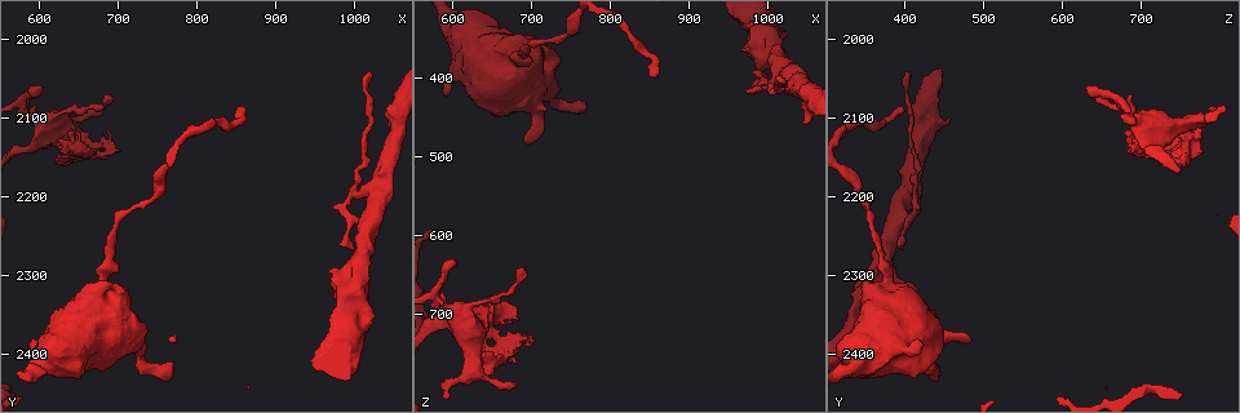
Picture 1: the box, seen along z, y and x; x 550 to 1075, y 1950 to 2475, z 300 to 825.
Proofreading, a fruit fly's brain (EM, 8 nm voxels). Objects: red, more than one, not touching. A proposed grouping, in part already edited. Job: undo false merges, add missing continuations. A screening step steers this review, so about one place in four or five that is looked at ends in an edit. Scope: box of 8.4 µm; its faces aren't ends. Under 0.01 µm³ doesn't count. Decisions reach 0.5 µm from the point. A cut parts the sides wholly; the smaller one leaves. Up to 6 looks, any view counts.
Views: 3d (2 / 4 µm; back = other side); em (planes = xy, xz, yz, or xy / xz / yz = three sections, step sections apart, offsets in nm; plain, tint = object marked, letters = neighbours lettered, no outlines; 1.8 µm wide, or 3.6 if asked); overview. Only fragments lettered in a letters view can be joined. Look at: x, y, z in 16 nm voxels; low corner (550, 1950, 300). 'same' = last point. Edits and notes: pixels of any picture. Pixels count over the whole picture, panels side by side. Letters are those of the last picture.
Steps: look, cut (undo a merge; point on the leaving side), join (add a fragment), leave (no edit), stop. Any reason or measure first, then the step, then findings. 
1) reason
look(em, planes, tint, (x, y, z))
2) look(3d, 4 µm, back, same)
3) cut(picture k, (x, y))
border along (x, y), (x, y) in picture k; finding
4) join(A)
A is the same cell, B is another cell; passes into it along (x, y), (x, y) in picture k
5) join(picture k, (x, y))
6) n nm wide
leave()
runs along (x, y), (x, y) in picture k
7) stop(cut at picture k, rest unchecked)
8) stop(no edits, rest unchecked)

an open end
look(3d, 2 µm, (590, 2390, 425))

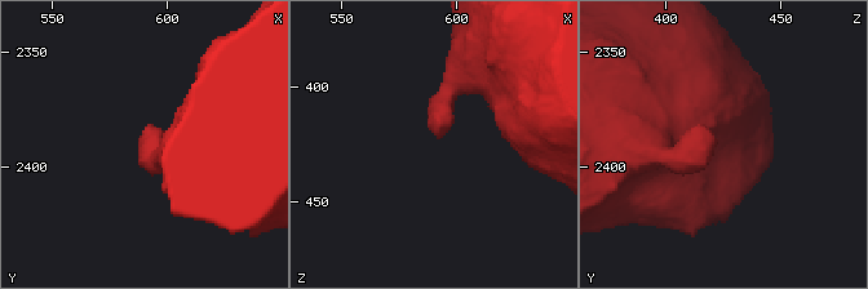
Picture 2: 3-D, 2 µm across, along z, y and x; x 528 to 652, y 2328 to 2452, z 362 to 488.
look(em, xy, step 8, tint, (591, 2387, 421))

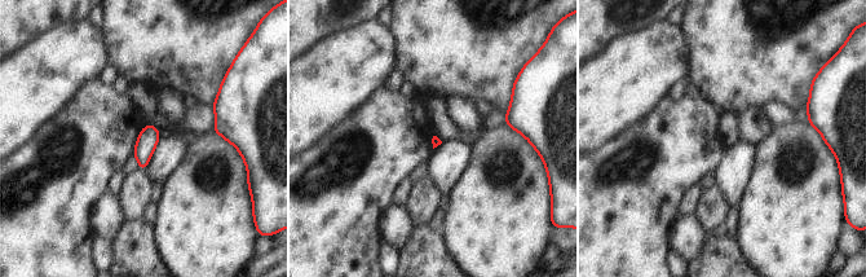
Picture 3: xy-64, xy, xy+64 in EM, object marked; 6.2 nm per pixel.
look(em, planes, letters, same)

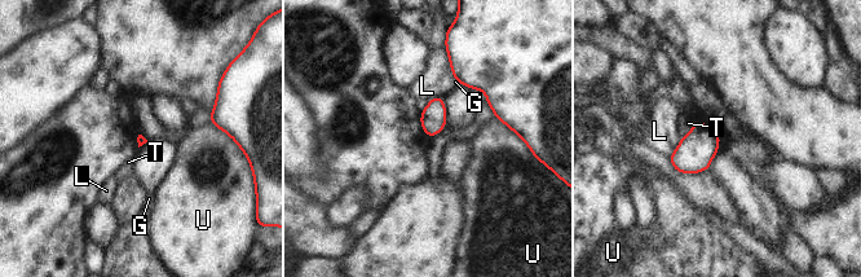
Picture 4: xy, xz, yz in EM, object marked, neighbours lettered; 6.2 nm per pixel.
leave()
G, L, T and U are other cells; border along (694, 123), (681, 137) in picture 4; no lettered fragment goes on from it

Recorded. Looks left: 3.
an open end
look(em, yz, step 16, letters, (770, 2430, 440))

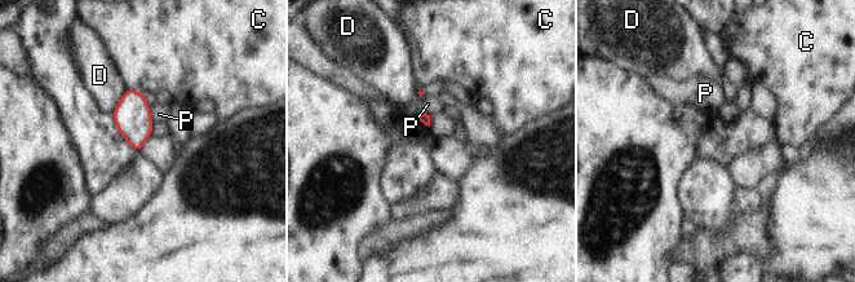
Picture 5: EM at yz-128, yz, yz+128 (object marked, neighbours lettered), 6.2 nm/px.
look(em, xy, step 16, letters, same)

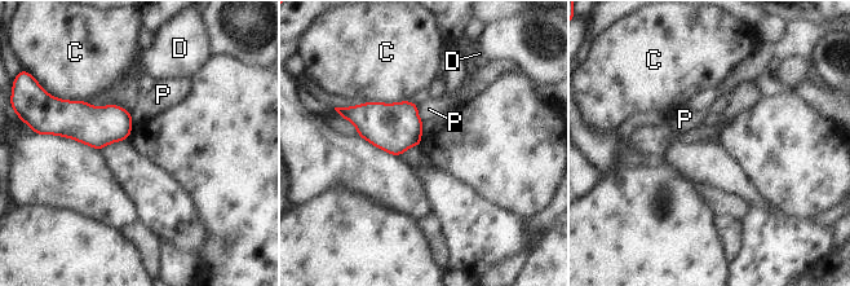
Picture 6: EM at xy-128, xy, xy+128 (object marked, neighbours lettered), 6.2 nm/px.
leave()
C, D and P are other cells; border along (417, 105), (417, 117), (421, 120) in picture 6; none of them fits

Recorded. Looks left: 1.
stop(no edits, rest unchecked)

